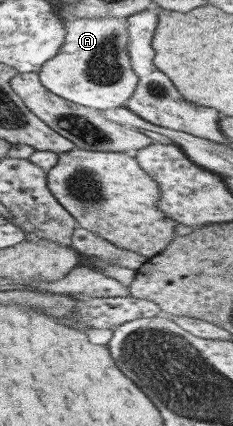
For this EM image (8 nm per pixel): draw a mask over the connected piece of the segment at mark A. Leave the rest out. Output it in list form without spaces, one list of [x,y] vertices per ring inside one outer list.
[[[119,17],[64,19],[65,40],[60,51],[42,64],[39,80],[57,96],[97,110],[125,107],[139,77],[132,69],[128,44],[128,20]]]

